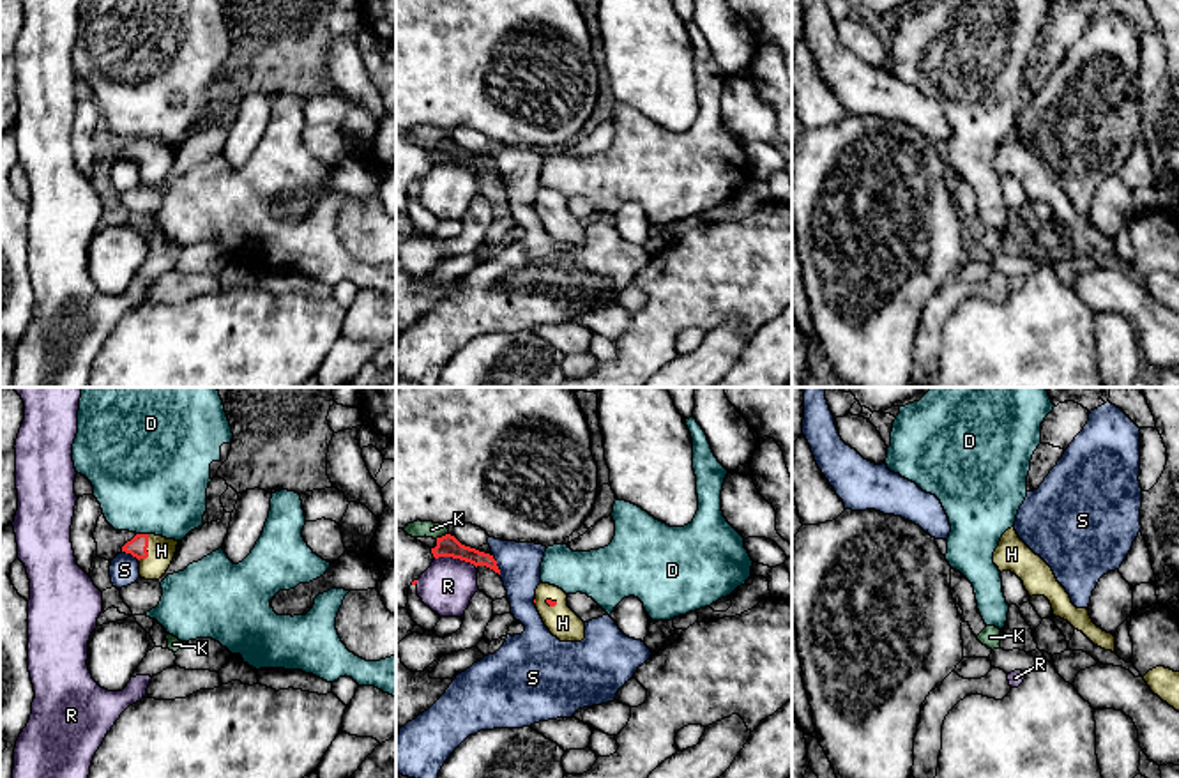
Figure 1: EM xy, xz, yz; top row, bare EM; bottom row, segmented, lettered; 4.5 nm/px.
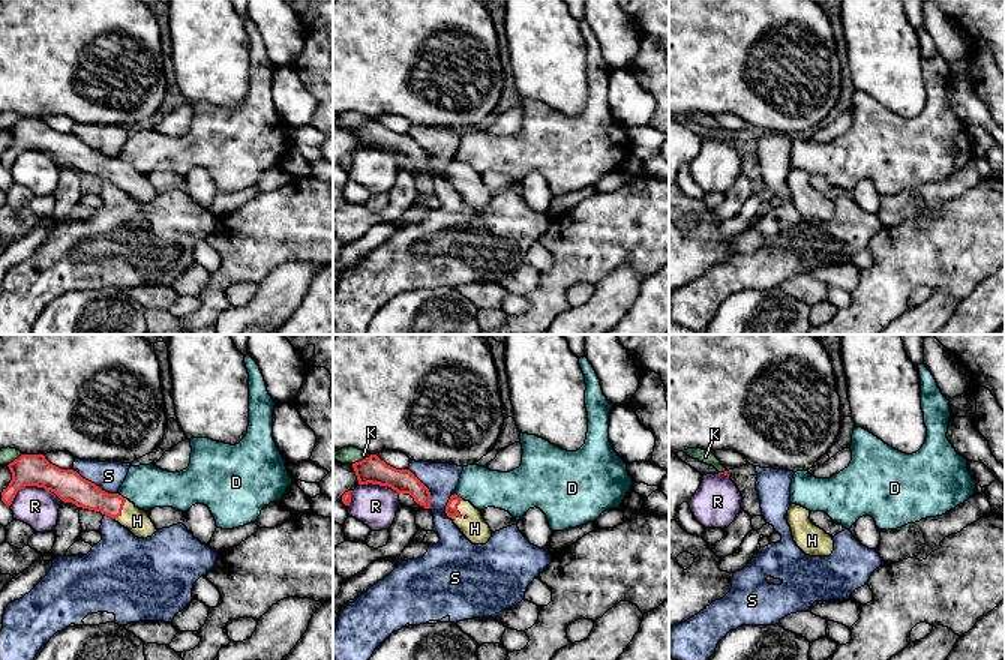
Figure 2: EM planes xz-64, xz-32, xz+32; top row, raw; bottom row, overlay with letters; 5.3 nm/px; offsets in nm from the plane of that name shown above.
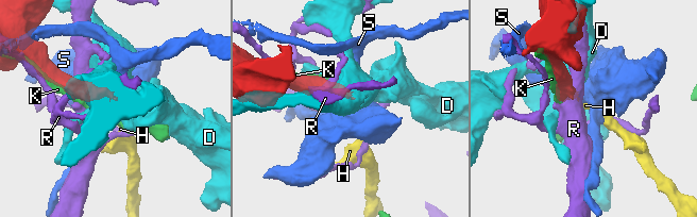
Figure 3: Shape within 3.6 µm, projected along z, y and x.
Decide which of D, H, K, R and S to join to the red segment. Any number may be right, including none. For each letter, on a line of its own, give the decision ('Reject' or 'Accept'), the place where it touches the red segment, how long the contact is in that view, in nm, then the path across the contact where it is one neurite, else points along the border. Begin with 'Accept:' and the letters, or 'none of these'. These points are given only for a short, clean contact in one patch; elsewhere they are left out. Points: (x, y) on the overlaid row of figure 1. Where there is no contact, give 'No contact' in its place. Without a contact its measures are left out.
Accept: H
D: Reject. Touches red at xy (142, 534). Shared border 60 nm
H: Accept. Touches red at xy (145, 550). Shared border 140 nm. Path across: xy (136, 547), (145, 550), (161, 550)
K: Reject. Touches red at xz (442, 536). Shared border 70 nm
R: Reject. Touches red at xz (456, 557). Shared border 200 nm
S: Reject. Touches red at xy (131, 554). Shared border 90 nm. Boundary: xy (122, 550), (138, 559)

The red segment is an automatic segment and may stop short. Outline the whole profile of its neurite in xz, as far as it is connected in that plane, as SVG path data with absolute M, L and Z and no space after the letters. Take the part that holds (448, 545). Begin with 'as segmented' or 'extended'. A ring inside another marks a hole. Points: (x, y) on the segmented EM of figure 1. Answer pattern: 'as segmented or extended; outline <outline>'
as segmented; outline M445 534L442 538L437 538L437 546L431 548L431 553L435 559L438 557L453 557L465 562L477 566L486 566L500 575L500 569L497 566L497 561L493 555L479 552L475 548L461 545L454 536Z

